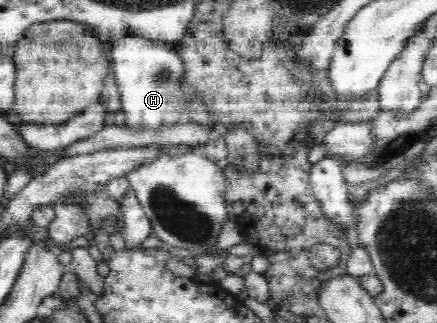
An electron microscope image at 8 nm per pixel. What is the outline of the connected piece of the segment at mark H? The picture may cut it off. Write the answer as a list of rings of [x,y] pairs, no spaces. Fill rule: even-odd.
[[[126,34],[118,41],[110,43],[111,67],[121,99],[119,111],[124,113],[125,125],[132,129],[160,129],[162,125],[178,123],[197,123],[212,125],[212,114],[193,99],[191,91],[179,89],[183,75],[183,63],[174,47],[154,38],[142,38],[136,34]],[[196,100],[194,105],[185,105],[185,101]]]

